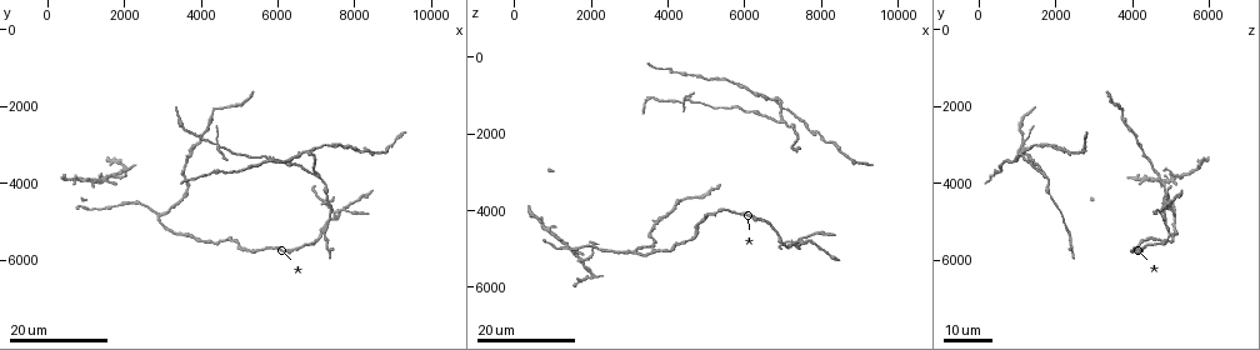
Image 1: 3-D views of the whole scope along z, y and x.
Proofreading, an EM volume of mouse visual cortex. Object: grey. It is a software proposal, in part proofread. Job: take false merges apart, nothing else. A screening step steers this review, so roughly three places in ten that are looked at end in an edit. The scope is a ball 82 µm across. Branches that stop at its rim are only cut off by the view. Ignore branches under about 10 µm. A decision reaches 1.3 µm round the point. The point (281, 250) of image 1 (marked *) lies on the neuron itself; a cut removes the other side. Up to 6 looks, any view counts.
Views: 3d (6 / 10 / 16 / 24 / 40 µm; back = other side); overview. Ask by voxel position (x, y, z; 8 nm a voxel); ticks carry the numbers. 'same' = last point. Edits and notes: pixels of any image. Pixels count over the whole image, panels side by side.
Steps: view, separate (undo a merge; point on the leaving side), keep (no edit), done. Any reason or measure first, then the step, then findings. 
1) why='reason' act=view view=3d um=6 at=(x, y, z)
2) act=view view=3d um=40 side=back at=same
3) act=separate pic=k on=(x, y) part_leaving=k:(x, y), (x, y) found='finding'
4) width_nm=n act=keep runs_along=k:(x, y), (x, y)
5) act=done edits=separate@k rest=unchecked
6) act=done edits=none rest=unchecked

why='small branch off a trunk' act=view view=3d um=24 at=(7000, 3800, 1700)

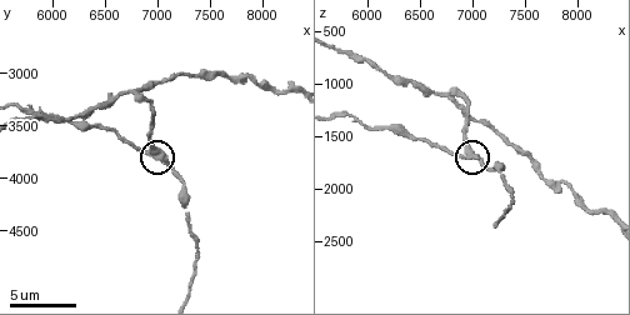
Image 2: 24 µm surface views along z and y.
act=view view=3d um=6 at=(6960, 3740, 1640)

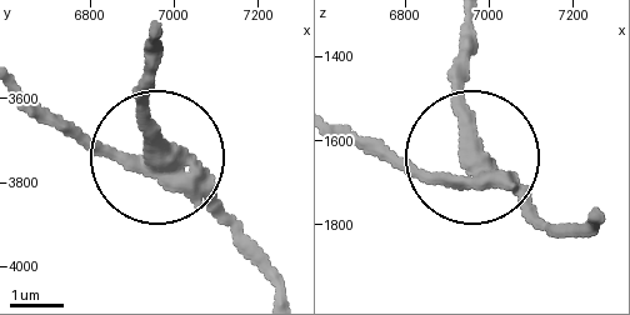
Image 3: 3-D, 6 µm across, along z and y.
side_arm_um=39 act=separate pic=3 on=(106, 155) part_leaving=3:(179, 173), (89, 154), (21, 105) found='two neurons meet here'

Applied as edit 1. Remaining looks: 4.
act=view view=overview

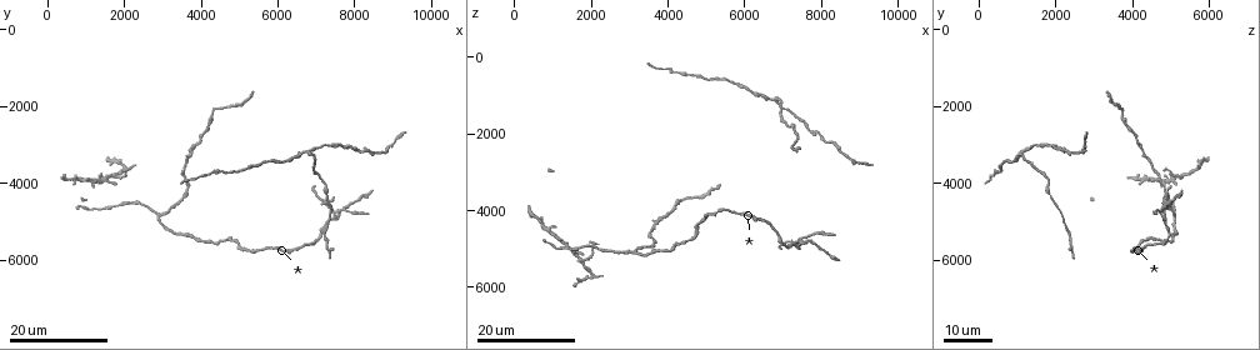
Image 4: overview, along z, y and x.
why='arms part here' act=view view=3d um=24 at=(6750, 3200, 1100)

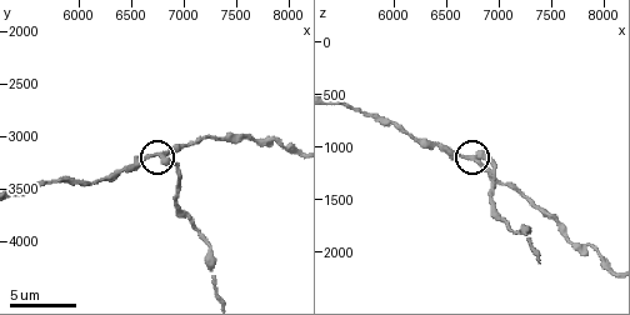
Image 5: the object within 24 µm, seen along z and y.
act=view view=3d um=10 at=(6780, 3180, 1100)

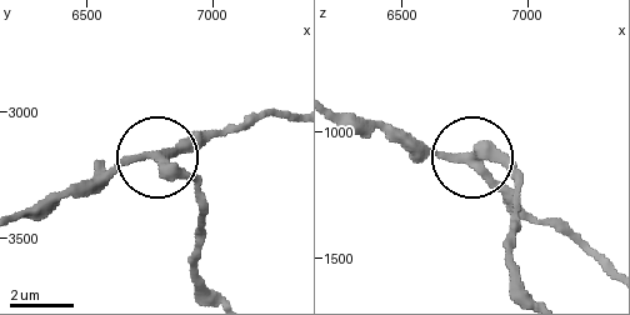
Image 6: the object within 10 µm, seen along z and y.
act=keep runs_along=6:(205, 294), (194, 275), (201, 203), (159, 156), (215, 138) found='continuous, no second neuron'

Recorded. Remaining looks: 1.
act=done edits=separate@3 rest=unchecked

